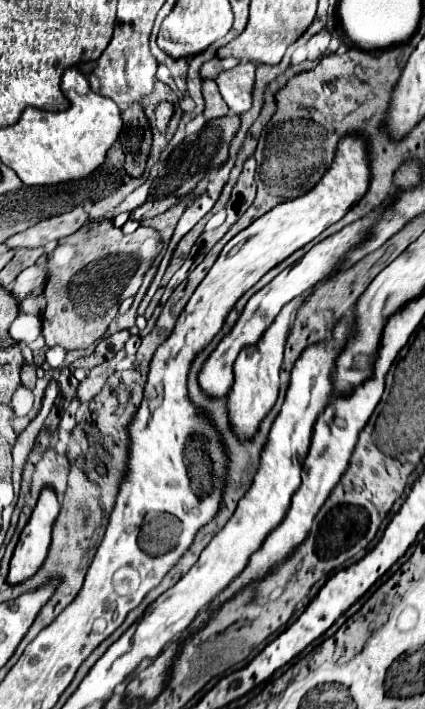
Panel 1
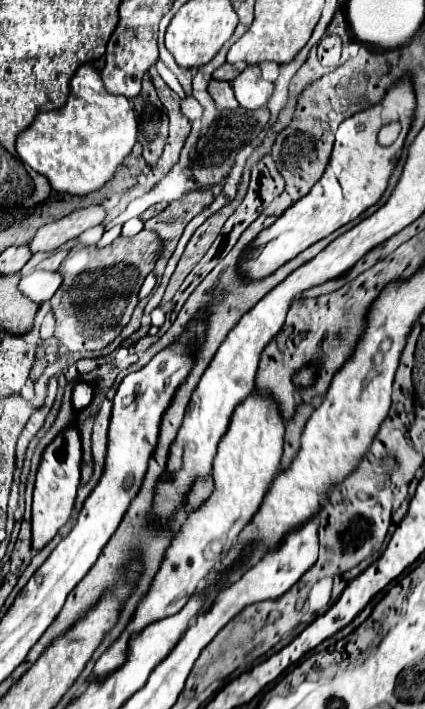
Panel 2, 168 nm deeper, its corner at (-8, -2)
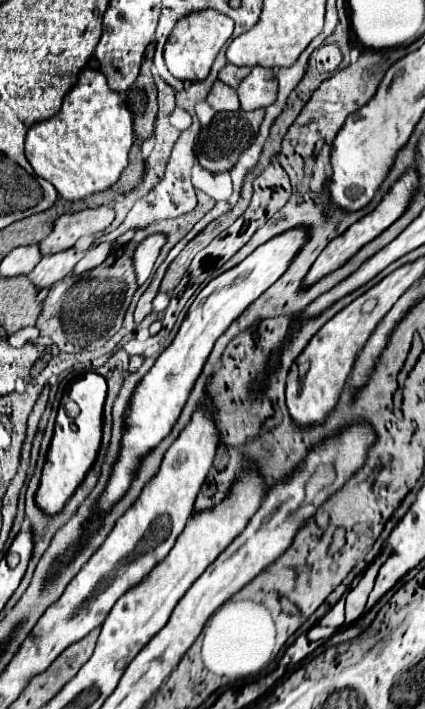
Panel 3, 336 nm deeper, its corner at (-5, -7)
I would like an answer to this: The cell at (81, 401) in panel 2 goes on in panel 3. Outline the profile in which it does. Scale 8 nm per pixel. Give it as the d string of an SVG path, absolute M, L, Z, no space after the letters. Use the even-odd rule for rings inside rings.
M87 371L77 375L67 389L69 391L65 391L61 397L55 433L45 457L41 483L35 493L37 507L41 509L41 513L49 517L61 513L65 503L73 497L75 489L81 485L89 467L93 465L101 443L101 417L103 417L103 403L107 395L105 379L93 371Z

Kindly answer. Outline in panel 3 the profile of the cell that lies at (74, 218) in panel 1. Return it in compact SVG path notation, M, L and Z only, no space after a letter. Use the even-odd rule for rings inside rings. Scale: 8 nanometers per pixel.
M101 205L97 209L85 209L71 215L61 215L51 233L39 243L41 255L55 255L65 249L71 249L79 237L95 235L105 231L115 219L115 211L109 205Z

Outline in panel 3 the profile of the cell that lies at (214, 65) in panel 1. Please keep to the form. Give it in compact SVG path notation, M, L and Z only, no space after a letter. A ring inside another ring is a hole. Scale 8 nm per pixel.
M225 65L221 71L219 71L219 81L223 81L223 83L227 83L229 87L237 87L239 85L239 81L245 77L245 75L249 75L249 67L237 67L237 65Z

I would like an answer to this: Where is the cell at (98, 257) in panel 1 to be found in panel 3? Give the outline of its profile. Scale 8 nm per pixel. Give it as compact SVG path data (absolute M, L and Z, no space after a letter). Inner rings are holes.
M129 241L125 249L119 247L117 251L111 251L99 267L81 275L67 275L53 283L49 297L43 301L43 311L37 321L41 335L51 337L53 343L65 353L77 353L87 347L103 347L121 329L123 317L139 287L133 269L135 249L137 241Z

